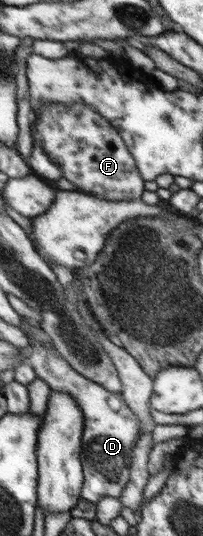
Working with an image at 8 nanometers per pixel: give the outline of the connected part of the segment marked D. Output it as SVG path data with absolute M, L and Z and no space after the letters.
M35 342L31 350L27 364L34 369L36 376L45 381L52 392L66 392L73 397L86 418L83 433L83 439L87 444L83 461L86 484L82 489L83 498L94 503L105 497L120 498L130 478L133 449L139 440L140 424L136 414L126 403L122 393L106 390L99 383L78 374L66 359L53 352L51 346Z

